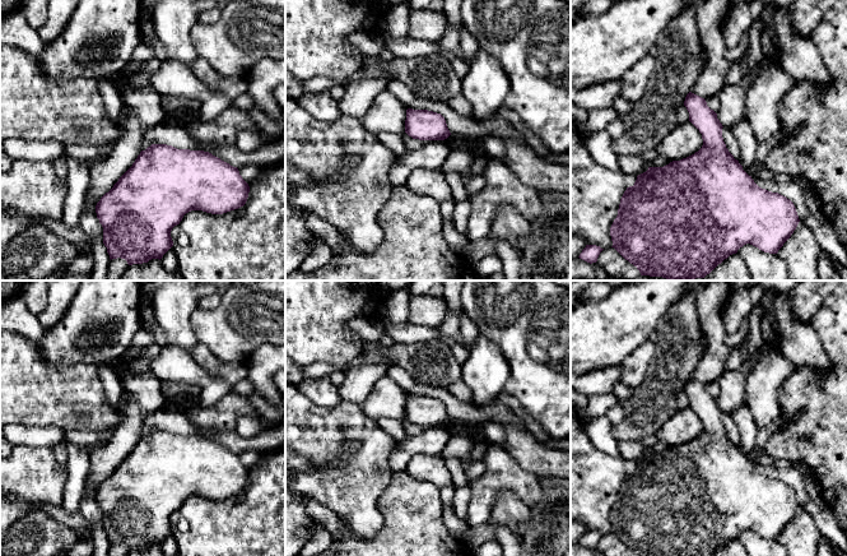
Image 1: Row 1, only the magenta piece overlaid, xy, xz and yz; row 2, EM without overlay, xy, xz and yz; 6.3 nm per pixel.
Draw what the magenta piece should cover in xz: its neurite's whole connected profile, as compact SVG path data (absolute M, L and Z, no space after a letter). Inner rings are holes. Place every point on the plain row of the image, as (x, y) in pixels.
M406 395L405 418L419 426L445 426L451 418L441 399L428 395Z

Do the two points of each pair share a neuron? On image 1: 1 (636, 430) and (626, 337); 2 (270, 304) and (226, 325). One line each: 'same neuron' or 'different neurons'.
1: different neurons
2: same neuron

